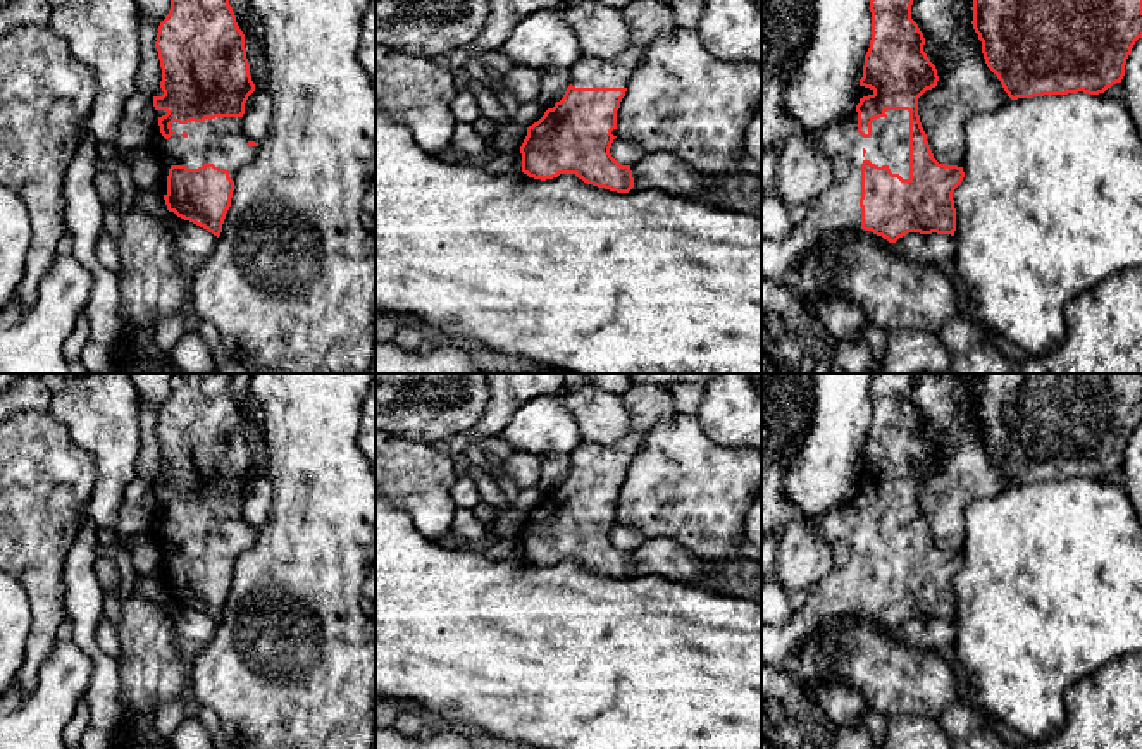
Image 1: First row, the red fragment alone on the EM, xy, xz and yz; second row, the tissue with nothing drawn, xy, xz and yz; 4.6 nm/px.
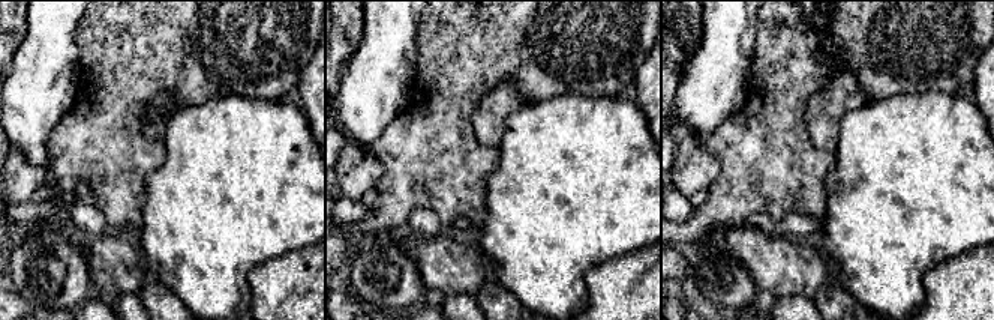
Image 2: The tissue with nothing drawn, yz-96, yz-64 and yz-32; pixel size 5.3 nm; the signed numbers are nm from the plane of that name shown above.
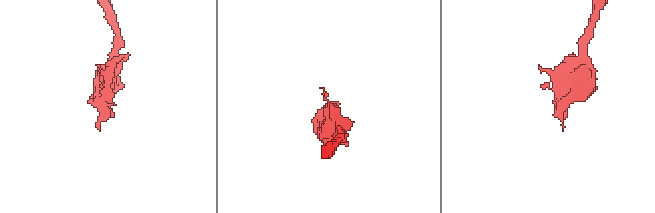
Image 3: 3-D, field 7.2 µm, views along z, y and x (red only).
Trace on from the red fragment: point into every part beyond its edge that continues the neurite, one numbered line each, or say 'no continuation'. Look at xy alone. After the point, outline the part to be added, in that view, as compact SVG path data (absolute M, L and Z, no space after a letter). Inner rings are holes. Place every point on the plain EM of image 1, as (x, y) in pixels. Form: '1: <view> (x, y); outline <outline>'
1: xy (221, 527); outline M215 503L203 508L171 510L174 520L165 525L157 510L152 525L153 539L164 549L164 570L167 580L167 561L172 551L198 554L214 549L226 554L234 566L238 556L257 542L257 532L248 532L243 517L243 503Z

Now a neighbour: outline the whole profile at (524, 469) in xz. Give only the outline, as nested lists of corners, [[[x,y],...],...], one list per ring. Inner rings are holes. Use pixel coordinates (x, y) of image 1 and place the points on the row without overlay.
[[[513,451],[501,465],[505,475],[513,480],[520,489],[537,486],[541,479],[543,456],[529,451]]]

